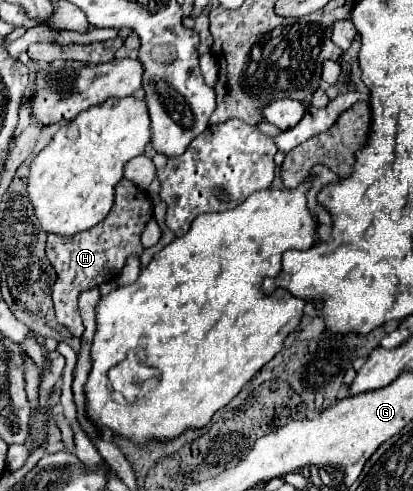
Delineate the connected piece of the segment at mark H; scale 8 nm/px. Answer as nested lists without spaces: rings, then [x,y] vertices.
[[[123,180],[123,184],[117,186],[115,204],[111,212],[95,228],[89,228],[87,232],[79,232],[79,236],[49,234],[47,258],[57,272],[57,280],[53,284],[55,314],[57,314],[57,322],[63,324],[73,336],[83,334],[83,322],[77,308],[79,294],[85,292],[87,288],[97,288],[103,282],[111,282],[105,278],[117,276],[123,270],[129,256],[133,254],[139,256],[143,252],[139,236],[151,218],[153,218],[151,198],[143,190],[139,190],[131,180]]]

